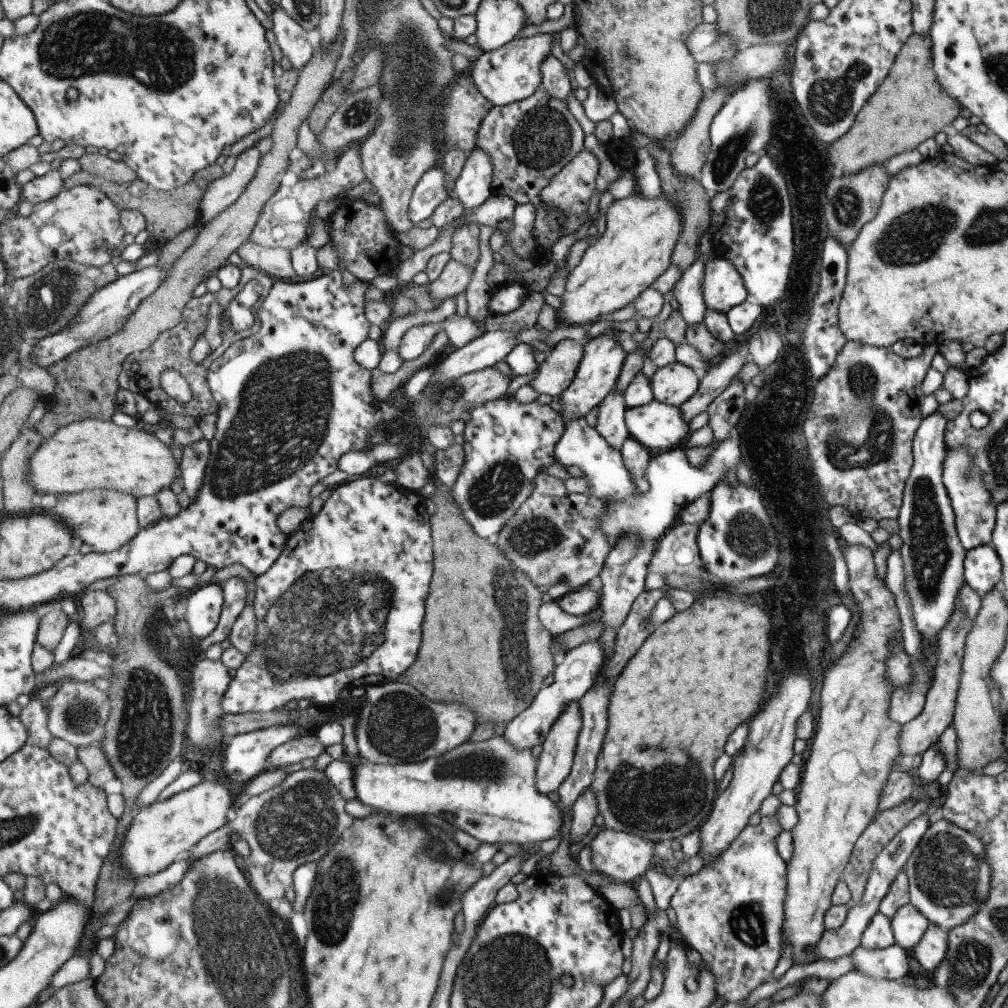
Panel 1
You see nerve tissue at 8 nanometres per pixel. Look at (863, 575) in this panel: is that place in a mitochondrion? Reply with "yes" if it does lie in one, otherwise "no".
no

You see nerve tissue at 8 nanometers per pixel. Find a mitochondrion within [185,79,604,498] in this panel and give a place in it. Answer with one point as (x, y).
(541, 137)

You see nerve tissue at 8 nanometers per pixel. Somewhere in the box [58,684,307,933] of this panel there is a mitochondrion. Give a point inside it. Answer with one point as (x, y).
(80, 717)

